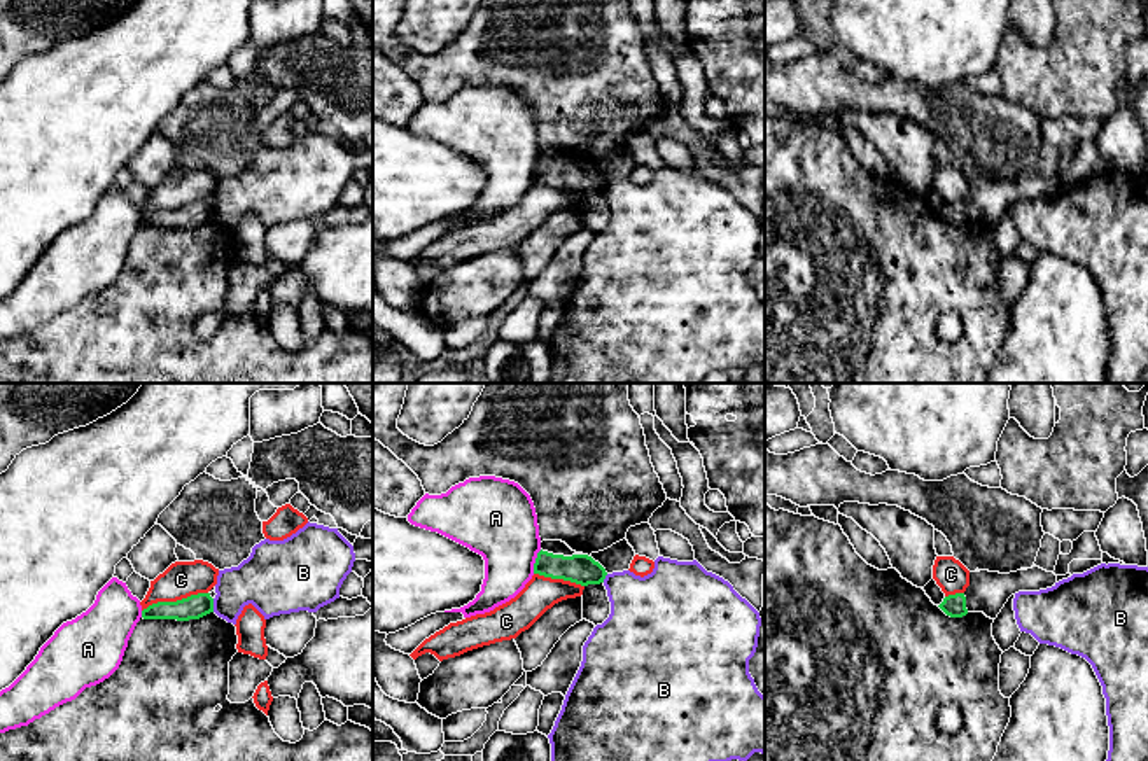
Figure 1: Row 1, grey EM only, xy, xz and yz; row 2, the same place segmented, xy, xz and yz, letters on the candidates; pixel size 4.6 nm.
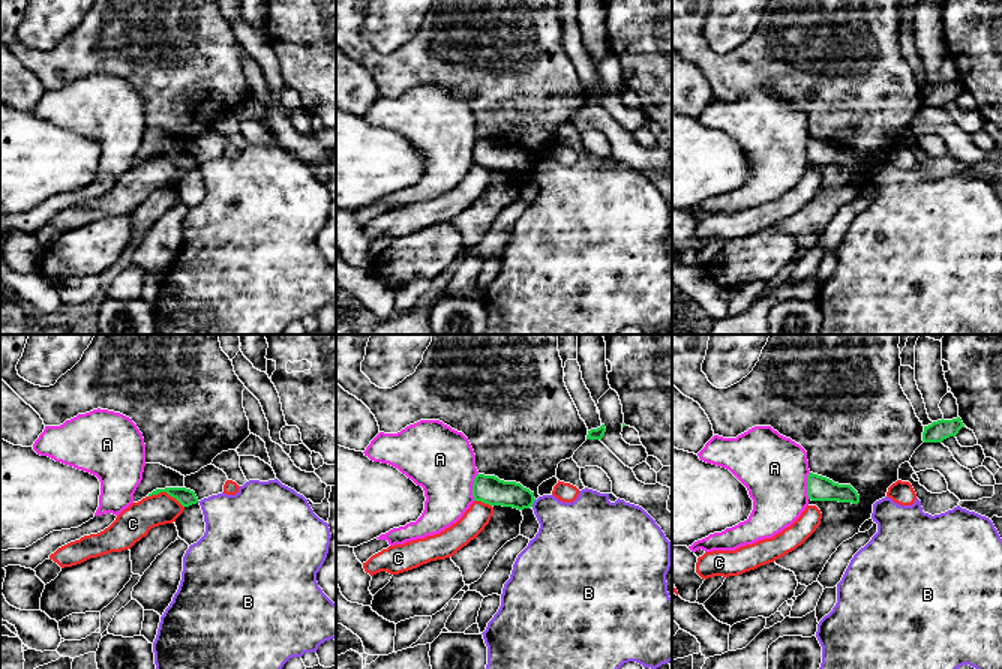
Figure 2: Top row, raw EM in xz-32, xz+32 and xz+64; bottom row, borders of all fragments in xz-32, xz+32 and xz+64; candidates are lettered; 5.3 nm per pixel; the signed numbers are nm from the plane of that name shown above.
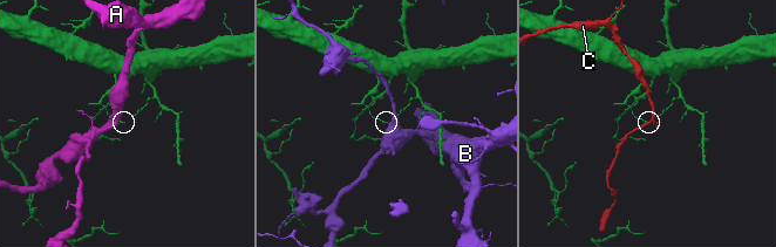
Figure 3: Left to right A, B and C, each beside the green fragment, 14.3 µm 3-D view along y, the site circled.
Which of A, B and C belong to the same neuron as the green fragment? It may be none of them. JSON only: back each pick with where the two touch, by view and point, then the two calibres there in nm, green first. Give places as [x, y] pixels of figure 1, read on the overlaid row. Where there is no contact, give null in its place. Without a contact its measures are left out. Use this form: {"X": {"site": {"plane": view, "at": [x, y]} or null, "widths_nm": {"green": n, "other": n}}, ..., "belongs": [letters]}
{"belongs": []}

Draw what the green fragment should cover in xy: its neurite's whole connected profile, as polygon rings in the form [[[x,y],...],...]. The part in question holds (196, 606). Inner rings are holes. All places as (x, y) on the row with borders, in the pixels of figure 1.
[[[198,593],[177,602],[158,602],[142,611],[144,619],[200,619],[214,612],[210,593]]]

